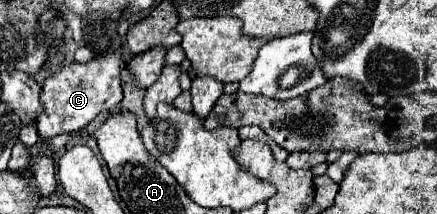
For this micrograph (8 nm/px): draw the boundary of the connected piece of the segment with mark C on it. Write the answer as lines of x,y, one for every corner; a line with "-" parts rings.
111,51
105,57
89,63
69,63
51,73
41,87
43,111
37,115
37,129
43,139
51,139
61,133
73,133
87,127
101,111
109,111
123,99
119,83
121,51

